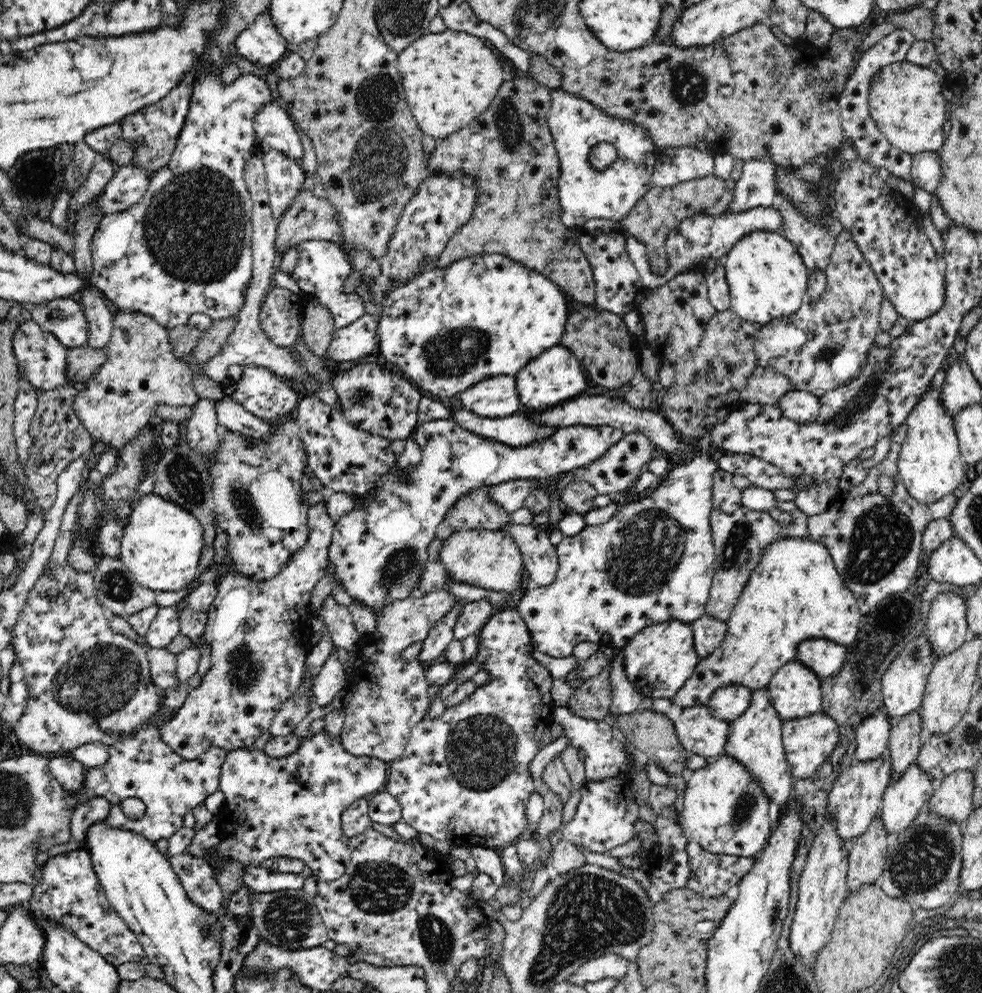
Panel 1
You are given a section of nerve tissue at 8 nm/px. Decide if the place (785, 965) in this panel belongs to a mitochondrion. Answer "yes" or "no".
yes

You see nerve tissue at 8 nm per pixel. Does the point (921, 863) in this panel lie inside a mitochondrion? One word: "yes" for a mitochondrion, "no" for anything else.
yes

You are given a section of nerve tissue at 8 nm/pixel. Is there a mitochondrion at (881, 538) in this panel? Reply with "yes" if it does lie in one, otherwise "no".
yes

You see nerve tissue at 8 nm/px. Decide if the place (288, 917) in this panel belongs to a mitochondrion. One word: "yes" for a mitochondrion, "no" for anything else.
yes

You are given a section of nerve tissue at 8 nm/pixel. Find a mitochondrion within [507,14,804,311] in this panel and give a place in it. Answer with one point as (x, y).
(690, 84)

